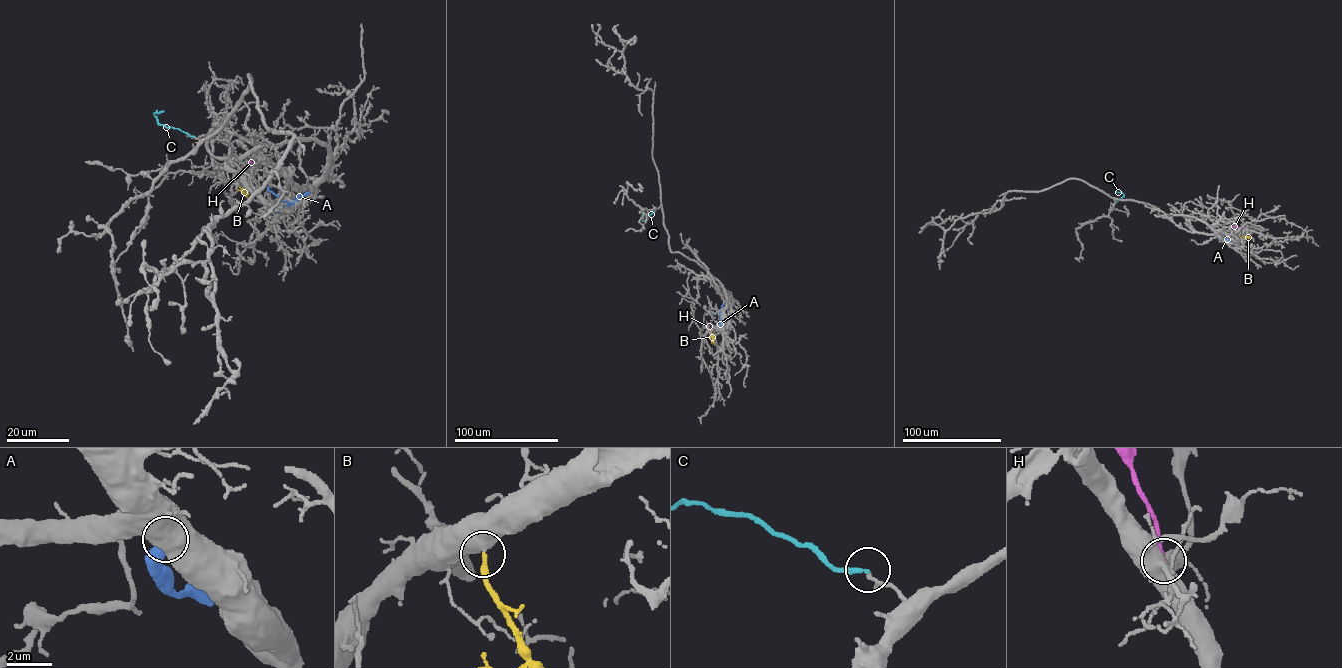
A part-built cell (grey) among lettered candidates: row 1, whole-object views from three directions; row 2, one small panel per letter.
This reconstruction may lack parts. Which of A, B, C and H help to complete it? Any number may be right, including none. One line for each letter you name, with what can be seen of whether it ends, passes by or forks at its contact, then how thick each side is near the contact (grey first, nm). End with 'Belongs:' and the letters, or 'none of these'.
B: it ends there; 650 nm thick on the grey side, 240 nm on the other
Belongs: B

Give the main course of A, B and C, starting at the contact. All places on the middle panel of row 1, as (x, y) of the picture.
A: (725, 302), (721, 312), (723, 328)
B: (711, 331), (714, 344)
C: (654, 211), (644, 221), (642, 212)

